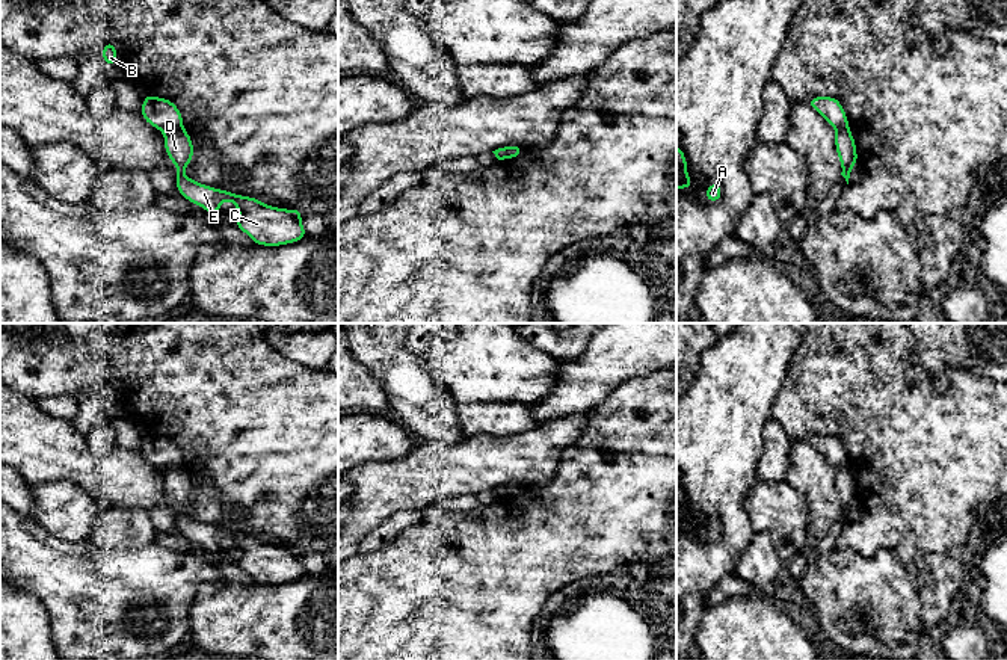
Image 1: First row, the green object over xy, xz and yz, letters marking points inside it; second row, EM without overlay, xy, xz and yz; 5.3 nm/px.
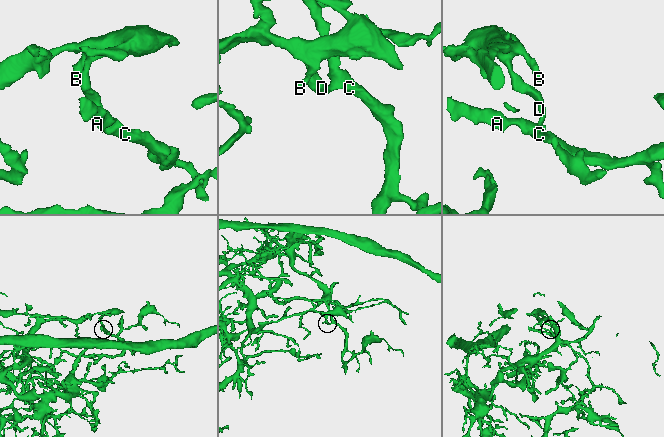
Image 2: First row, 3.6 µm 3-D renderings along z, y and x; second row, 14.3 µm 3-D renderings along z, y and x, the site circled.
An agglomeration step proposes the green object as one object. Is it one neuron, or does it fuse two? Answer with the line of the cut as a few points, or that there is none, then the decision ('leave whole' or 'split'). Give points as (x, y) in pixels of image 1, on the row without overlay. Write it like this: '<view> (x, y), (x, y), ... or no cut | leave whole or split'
xy (181, 465), (165, 471) | split

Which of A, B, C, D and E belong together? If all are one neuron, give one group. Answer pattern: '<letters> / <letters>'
A C D E / B

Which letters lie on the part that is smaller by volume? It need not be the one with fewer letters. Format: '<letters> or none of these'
A, C, D, E

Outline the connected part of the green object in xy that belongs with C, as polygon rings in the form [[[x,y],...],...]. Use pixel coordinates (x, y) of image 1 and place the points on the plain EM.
[[[184,467],[165,471],[165,489],[177,506],[175,524],[180,533],[213,553],[222,551],[220,541],[233,539],[240,553],[234,565],[246,571],[255,583],[290,583],[308,574],[300,560],[300,547],[276,547],[252,535],[219,529],[186,515],[183,509],[193,497],[193,480]]]

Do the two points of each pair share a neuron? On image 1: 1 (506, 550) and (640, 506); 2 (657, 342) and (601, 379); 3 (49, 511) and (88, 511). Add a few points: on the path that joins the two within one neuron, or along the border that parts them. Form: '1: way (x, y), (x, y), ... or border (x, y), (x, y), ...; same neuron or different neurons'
1: way (539, 541), (554, 532), (577, 526), (607, 506); same neuron
2: way (643, 342), (639, 342), (615, 366); same neuron
3: way (58, 511), (79, 511); same neuron

